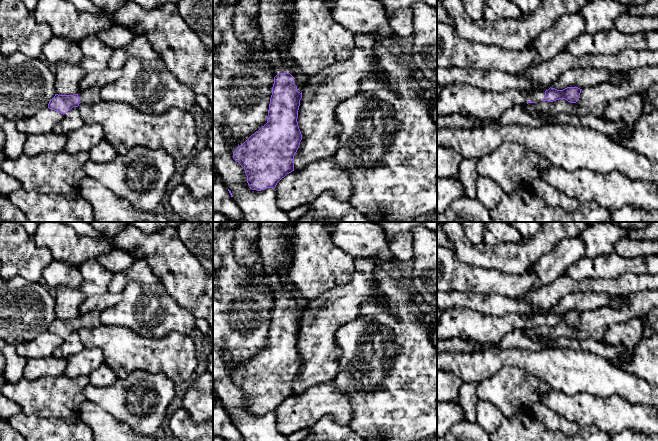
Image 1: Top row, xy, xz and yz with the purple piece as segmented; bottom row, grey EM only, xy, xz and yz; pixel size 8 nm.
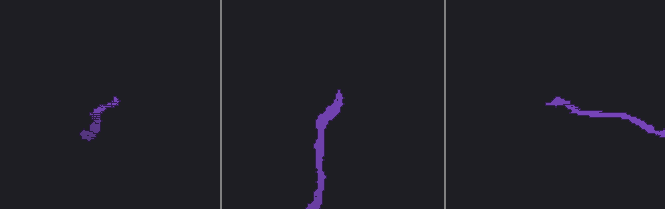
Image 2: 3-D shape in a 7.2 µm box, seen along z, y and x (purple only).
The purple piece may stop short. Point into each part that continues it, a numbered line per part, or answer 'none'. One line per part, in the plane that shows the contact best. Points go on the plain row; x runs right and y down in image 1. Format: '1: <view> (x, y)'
1: yz (460, 323)

